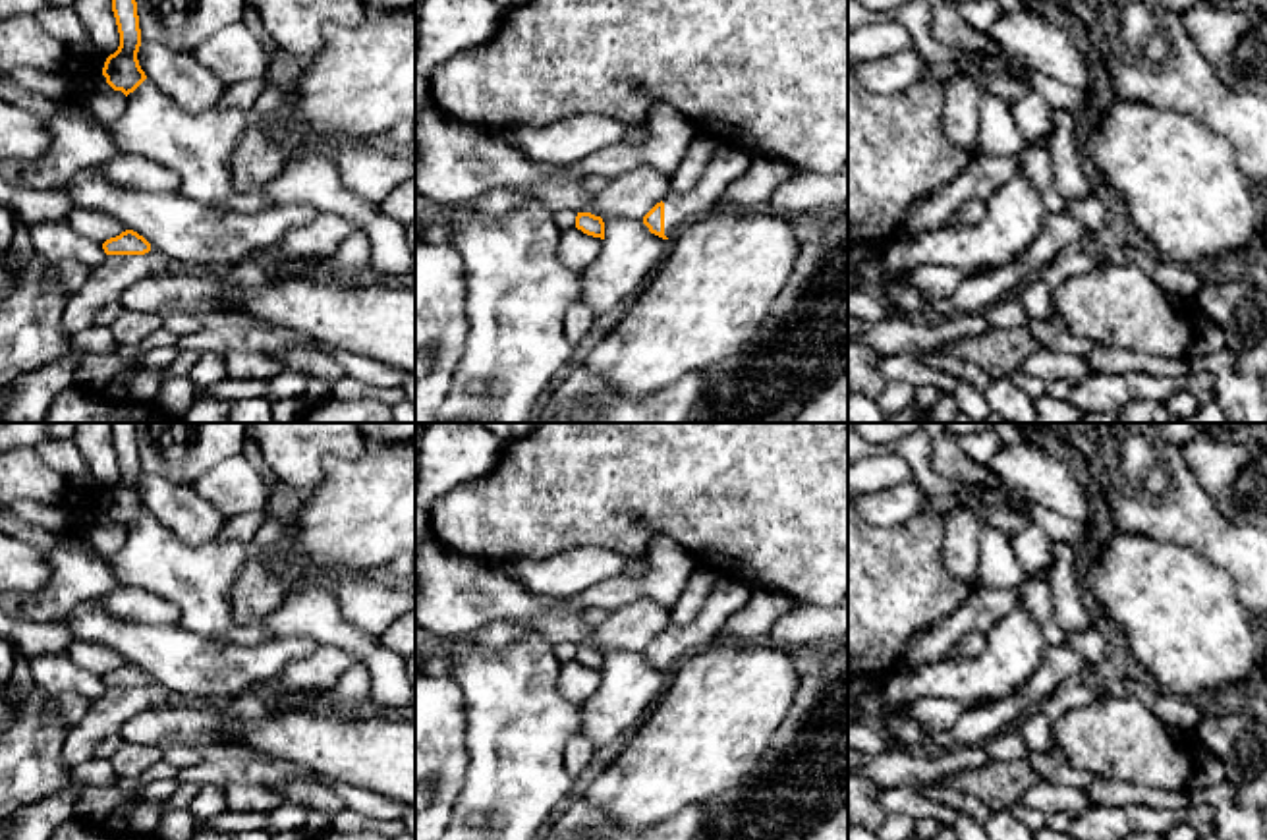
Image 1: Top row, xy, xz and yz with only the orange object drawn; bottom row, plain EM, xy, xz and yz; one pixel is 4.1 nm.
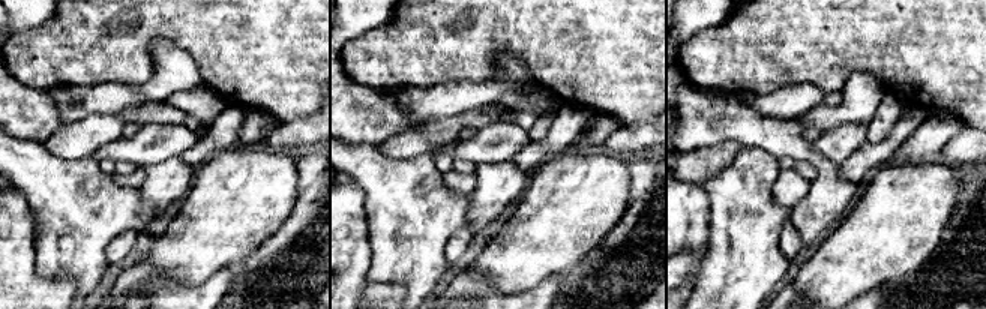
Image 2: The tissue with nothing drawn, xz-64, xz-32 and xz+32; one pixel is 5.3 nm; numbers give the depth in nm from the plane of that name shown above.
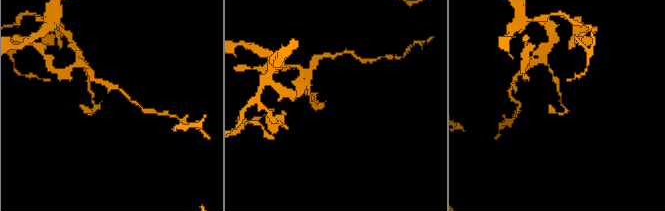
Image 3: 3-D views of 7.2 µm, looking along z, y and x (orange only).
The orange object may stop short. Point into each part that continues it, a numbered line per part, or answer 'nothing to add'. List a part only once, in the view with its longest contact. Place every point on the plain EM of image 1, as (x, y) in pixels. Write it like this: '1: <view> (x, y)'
1: xz (729, 595)

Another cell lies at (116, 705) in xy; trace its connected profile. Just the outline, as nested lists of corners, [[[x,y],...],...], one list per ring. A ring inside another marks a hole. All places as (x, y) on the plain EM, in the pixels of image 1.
[[[153,682],[145,687],[106,687],[106,691],[93,699],[85,716],[70,726],[62,763],[68,772],[85,761],[106,738],[120,732],[120,728],[145,709],[170,707],[170,689]]]

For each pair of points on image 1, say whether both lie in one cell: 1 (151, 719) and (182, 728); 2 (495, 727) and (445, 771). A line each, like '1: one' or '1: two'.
1: one
2: two

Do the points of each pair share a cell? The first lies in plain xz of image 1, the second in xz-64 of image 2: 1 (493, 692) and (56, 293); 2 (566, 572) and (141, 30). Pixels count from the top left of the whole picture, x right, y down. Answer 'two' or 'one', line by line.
1: two
2: two

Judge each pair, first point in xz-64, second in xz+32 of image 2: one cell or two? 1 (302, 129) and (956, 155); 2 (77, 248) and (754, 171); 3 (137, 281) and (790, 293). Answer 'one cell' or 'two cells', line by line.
1: one cell
2: one cell
3: one cell

